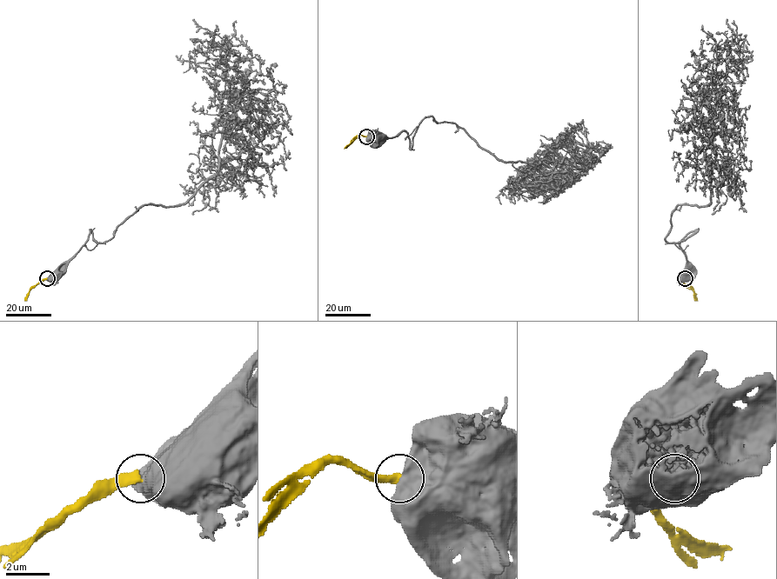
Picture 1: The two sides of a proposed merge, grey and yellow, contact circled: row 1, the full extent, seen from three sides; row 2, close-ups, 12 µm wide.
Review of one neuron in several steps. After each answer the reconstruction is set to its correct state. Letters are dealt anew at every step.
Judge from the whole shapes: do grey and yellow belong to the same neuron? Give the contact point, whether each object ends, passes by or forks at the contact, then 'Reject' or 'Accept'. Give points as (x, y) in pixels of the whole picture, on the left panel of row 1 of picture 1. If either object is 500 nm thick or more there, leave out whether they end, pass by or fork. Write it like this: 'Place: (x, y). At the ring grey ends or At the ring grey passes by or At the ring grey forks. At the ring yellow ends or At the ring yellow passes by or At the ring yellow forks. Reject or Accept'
Place: (47, 278). Reject

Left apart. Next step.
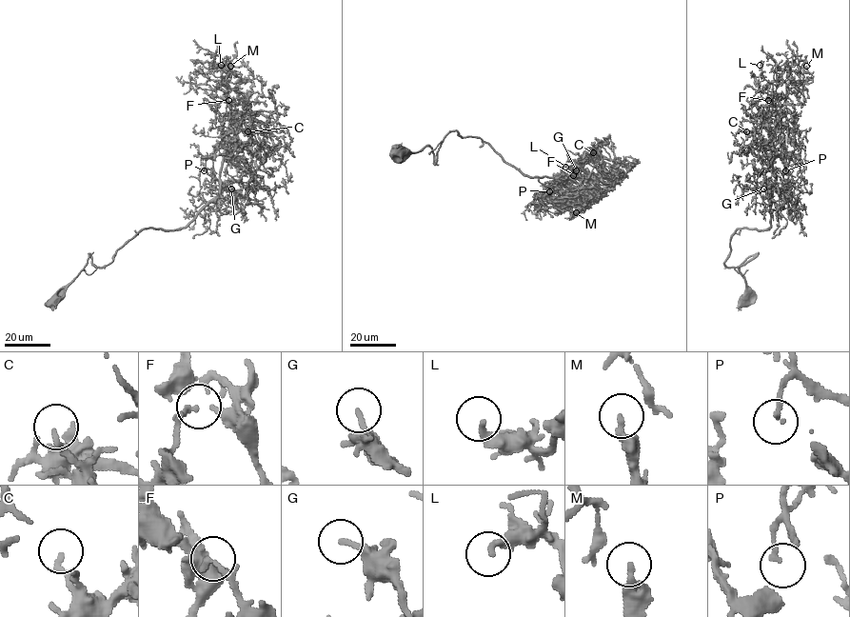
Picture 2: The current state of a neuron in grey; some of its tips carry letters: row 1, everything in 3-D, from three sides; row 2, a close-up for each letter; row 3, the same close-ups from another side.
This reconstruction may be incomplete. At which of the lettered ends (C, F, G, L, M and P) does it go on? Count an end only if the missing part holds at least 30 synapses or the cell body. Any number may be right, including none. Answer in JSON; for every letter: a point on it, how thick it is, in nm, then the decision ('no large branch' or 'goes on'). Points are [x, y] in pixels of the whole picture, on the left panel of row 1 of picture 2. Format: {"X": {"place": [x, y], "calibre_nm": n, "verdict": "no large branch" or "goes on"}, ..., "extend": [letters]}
{"C": {"place": [247, 131], "calibre_nm": 160, "verdict": "no large branch"}, "F": {"place": [228, 100], "calibre_nm": 130, "verdict": "no large branch"}, "G": {"place": [231, 189], "calibre_nm": 190, "verdict": "no large branch"}, "L": {"place": [221, 65], "calibre_nm": 240, "verdict": "no large branch"}, "M": {"place": [230, 66], "calibre_nm": 200, "verdict": "no large branch"}, "P": {"place": [204, 170], "calibre_nm": 160, "verdict": "no large branch"}, "extend": []}

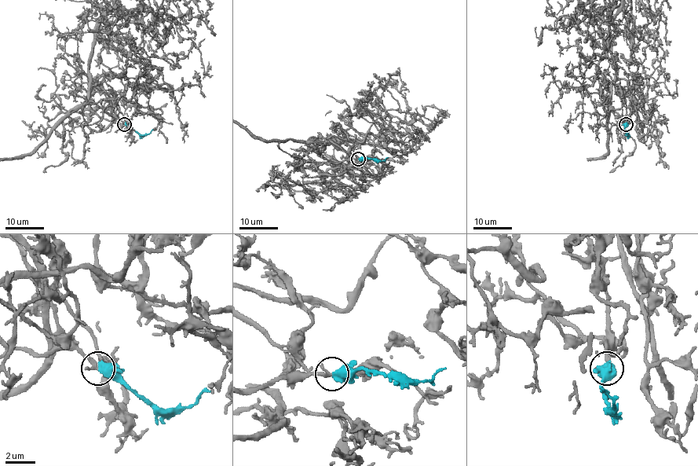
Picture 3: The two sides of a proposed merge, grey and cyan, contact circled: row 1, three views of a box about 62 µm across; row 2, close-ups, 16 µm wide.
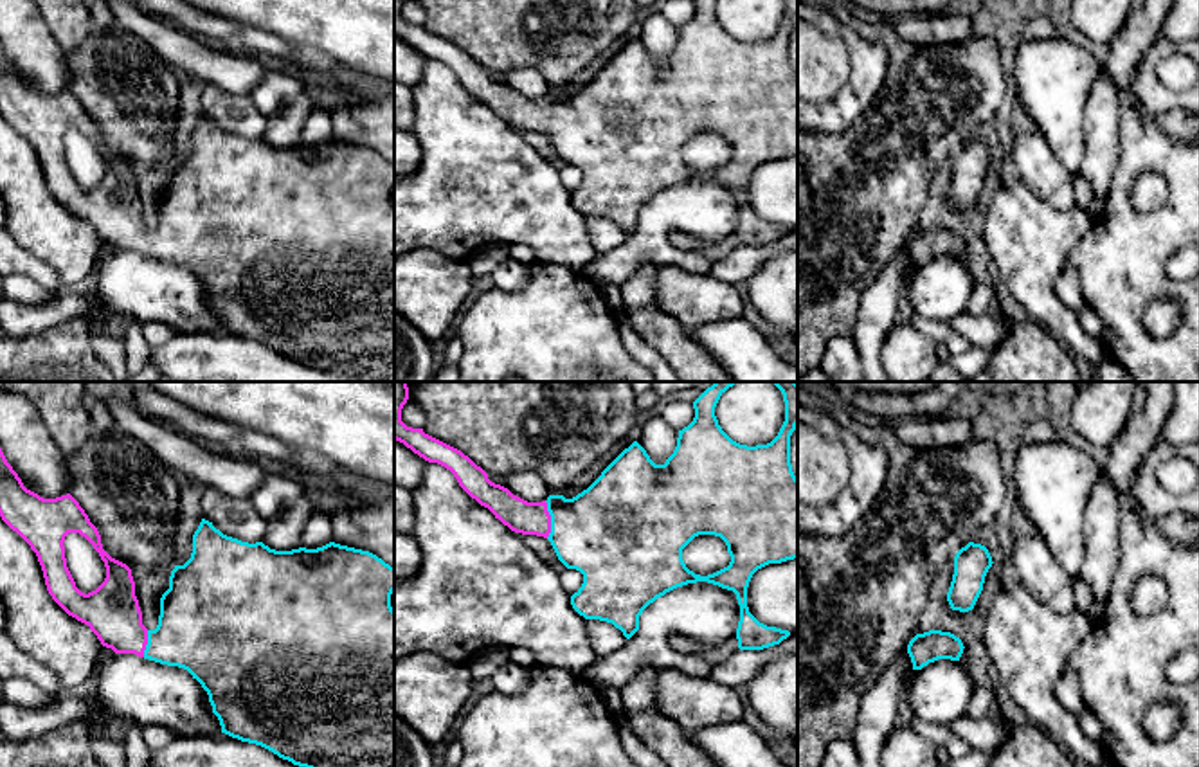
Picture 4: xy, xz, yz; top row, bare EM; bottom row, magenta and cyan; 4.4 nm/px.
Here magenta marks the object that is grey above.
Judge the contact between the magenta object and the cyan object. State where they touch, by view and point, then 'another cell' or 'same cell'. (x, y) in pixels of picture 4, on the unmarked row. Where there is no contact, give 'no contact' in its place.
contact xz (549, 116); same cell

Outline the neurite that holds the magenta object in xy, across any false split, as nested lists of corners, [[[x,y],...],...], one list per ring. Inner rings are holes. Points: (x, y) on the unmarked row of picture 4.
[[[0,45],[0,113],[16,128],[36,149],[43,167],[45,182],[52,196],[72,214],[90,223],[103,243],[112,245],[115,250],[135,250],[139,254],[187,266],[209,292],[212,310],[218,313],[221,329],[238,335],[241,338],[261,342],[283,356],[293,362],[317,367],[320,371],[342,373],[351,376],[355,382],[394,382],[394,205],[391,203],[391,191],[394,189],[394,164],[385,160],[382,155],[369,148],[340,142],[329,139],[317,146],[292,146],[275,148],[263,139],[248,140],[238,135],[223,131],[212,122],[212,119],[202,115],[198,126],[193,131],[193,149],[184,162],[175,162],[169,173],[169,185],[160,194],[160,212],[155,227],[148,227],[142,221],[142,209],[135,193],[135,178],[131,166],[112,155],[101,140],[97,124],[90,119],[85,106],[70,92],[56,95],[43,95],[38,90],[27,86],[7,59]],[[68,130],[79,130],[85,133],[94,146],[99,149],[106,164],[104,178],[92,189],[85,191],[76,184],[76,178],[67,164],[65,155],[65,133]]]

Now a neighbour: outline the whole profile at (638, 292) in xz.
[[[646,261],[627,283],[621,284],[627,310],[643,308],[654,302],[657,270],[659,265]]]

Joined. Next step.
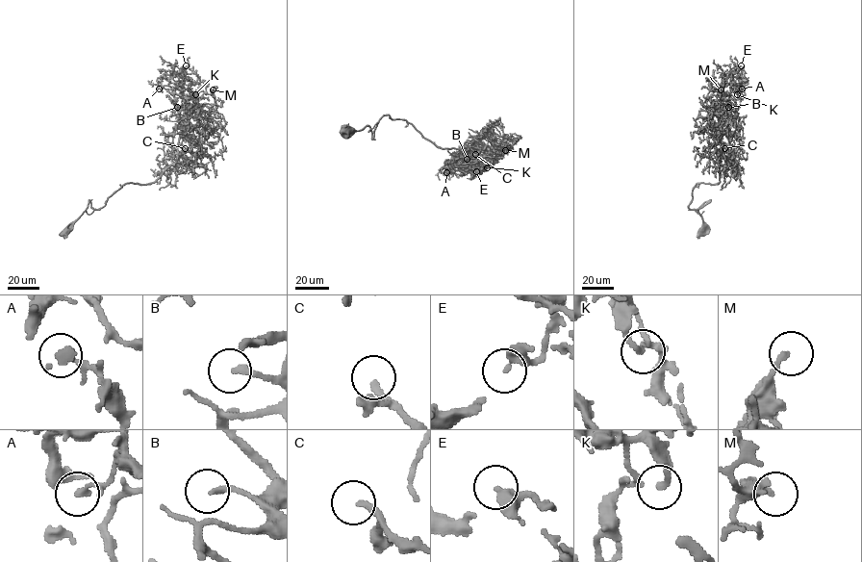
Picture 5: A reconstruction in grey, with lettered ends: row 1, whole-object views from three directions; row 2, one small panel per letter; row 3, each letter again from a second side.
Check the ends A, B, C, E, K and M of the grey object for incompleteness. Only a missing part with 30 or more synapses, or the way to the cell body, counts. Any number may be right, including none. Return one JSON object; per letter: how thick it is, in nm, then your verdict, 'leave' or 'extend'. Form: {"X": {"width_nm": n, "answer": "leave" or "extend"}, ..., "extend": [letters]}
{"A": {"width_nm": 120, "answer": "leave"}, "B": {"width_nm": 180, "answer": "extend"}, "C": {"width_nm": 200, "answer": "extend"}, "E": {"width_nm": 200, "answer": "leave"}, "K": {"width_nm": 170, "answer": "leave"}, "M": {"width_nm": 170, "answer": "leave"}, "extend": ["B", "C"]}

